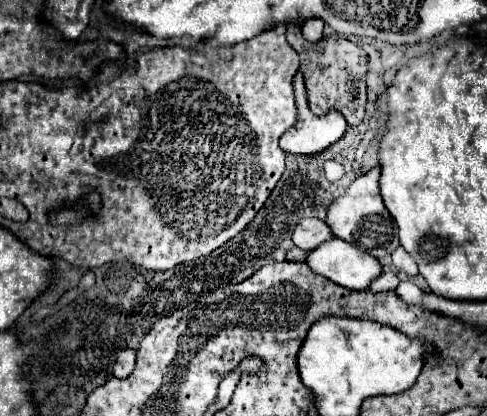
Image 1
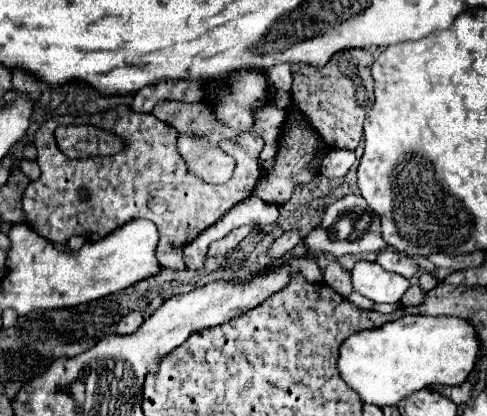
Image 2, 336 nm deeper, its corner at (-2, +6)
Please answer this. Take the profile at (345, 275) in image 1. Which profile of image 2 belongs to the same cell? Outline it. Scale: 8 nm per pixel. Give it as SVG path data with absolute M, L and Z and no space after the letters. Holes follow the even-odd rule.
M356 262L352 270L352 284L354 290L364 298L386 304L400 302L404 292L410 288L410 282L406 278L382 270L382 266L376 266L376 262Z

